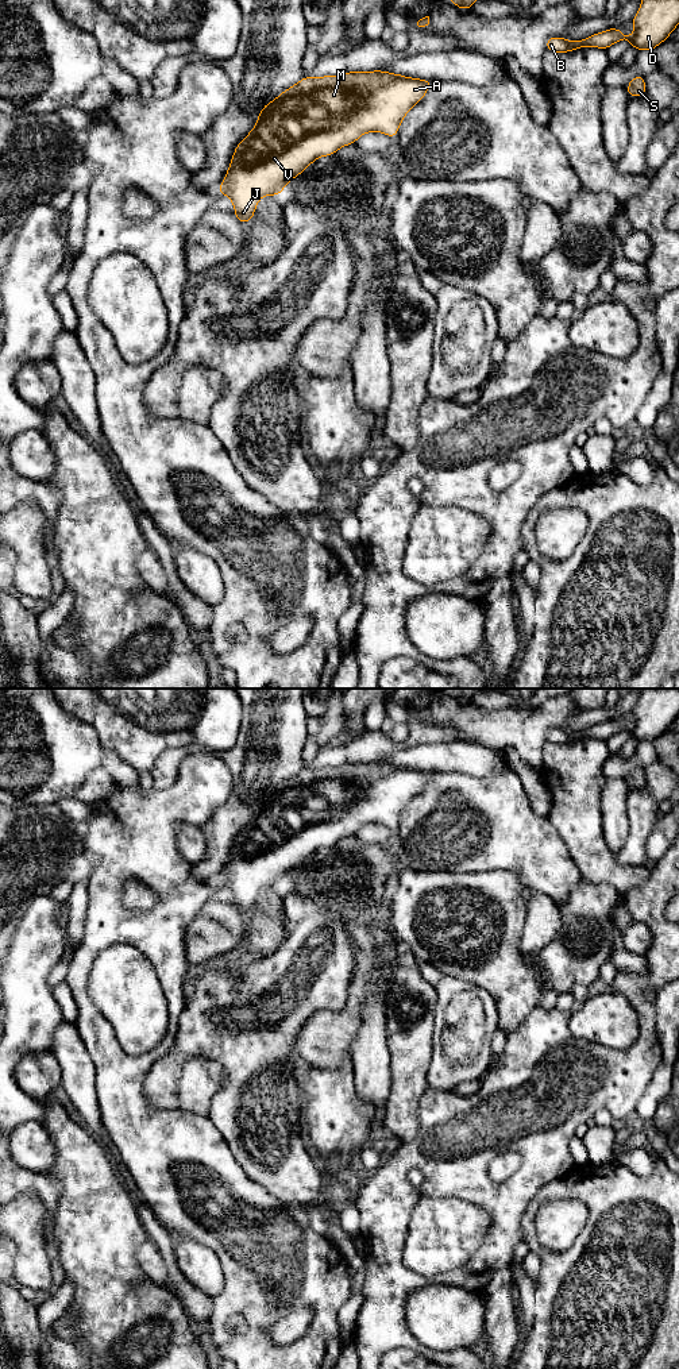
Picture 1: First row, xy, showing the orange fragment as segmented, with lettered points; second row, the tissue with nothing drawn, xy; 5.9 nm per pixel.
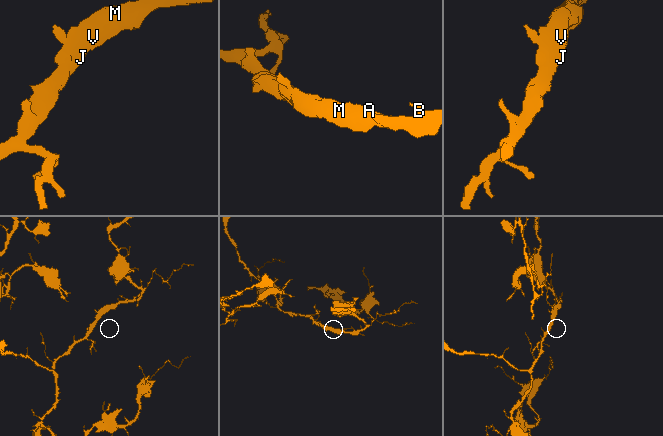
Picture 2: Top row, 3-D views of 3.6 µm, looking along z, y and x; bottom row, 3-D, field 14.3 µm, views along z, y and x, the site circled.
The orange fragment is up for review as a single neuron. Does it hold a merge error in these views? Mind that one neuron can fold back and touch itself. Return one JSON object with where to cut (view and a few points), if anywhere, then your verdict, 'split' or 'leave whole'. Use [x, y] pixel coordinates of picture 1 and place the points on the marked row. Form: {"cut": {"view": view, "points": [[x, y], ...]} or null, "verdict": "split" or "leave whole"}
{"cut": null, "verdict": "leave whole"}

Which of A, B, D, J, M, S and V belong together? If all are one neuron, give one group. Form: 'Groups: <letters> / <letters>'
Groups: A B D J M S V

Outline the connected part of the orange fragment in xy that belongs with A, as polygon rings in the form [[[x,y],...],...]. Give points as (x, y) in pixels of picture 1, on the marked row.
[[[383,70],[301,78],[259,111],[254,128],[236,144],[217,192],[231,198],[239,223],[250,223],[263,196],[279,196],[317,158],[333,155],[367,132],[396,138],[404,117],[432,84]]]

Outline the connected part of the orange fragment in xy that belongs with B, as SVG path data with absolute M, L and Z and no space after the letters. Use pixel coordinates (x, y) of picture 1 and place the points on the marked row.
M641 0L639 12L632 19L633 35L624 35L620 28L593 34L582 41L551 36L545 49L553 53L570 53L582 47L607 50L620 41L629 41L637 51L655 50L679 24L679 0Z

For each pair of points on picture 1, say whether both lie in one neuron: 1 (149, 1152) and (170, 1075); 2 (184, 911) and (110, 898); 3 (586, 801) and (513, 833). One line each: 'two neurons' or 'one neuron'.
1: two neurons
2: one neuron
3: two neurons

